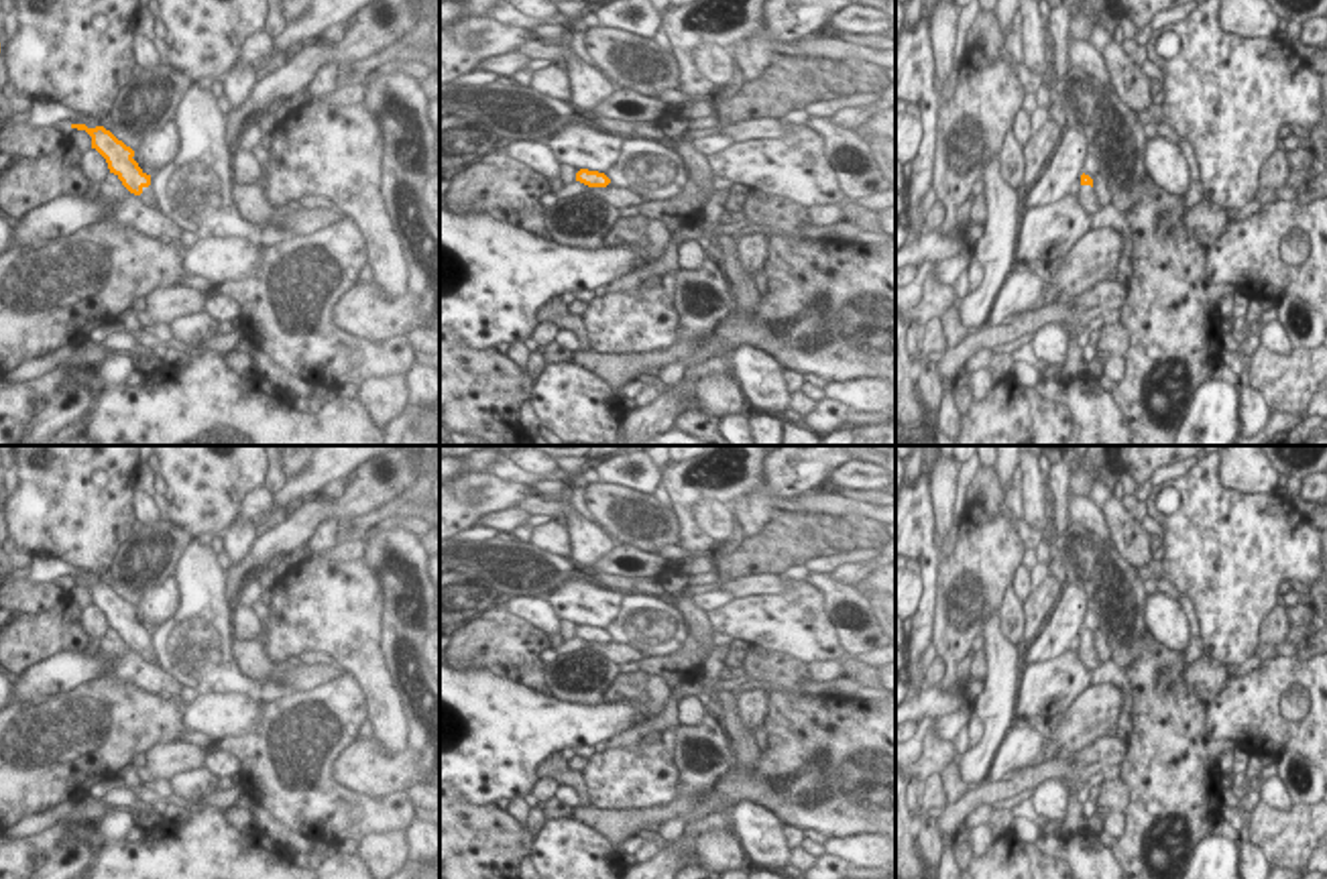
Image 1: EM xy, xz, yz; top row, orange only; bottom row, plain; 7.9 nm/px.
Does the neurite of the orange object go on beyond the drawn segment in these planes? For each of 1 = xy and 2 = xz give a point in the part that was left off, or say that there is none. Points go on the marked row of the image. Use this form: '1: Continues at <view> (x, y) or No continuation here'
1: Continues at xy (147, 196)
2: No continuation here.

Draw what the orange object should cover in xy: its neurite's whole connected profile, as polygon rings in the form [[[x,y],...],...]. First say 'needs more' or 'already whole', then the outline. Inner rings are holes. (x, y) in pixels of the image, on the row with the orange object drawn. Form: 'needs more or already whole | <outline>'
needs more | [[[71,124],[71,128],[85,130],[92,136],[92,149],[96,149],[108,163],[122,185],[138,195],[147,206],[157,208],[157,199],[151,187],[151,175],[147,175],[132,159],[134,151],[118,140],[104,126],[88,128],[85,124]]]

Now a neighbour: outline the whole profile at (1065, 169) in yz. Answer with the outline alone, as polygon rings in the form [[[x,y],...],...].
[[[1066,126],[1062,142],[1050,159],[1050,167],[1030,189],[1024,191],[1022,208],[1030,210],[1036,206],[1056,203],[1069,195],[1083,175],[1087,155],[1085,132],[1075,126]]]

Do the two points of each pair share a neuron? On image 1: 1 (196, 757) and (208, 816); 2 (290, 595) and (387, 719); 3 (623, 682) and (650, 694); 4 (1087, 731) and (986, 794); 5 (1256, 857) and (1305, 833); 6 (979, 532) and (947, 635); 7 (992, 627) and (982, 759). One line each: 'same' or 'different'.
1: different
2: same
3: same
4: different
5: different
6: same
7: same

